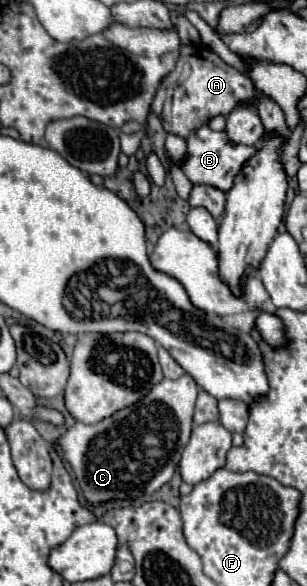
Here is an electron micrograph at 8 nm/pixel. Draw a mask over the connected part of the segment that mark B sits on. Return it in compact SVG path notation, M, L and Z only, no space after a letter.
M209 126L199 128L197 132L191 132L191 136L187 138L187 148L189 148L189 156L187 162L183 162L183 172L185 176L195 184L207 184L213 188L219 188L223 192L229 192L233 186L235 176L239 174L239 170L243 168L243 164L255 156L255 152L259 150L257 146L243 146L243 144L235 144L227 138L225 132L215 132Z

